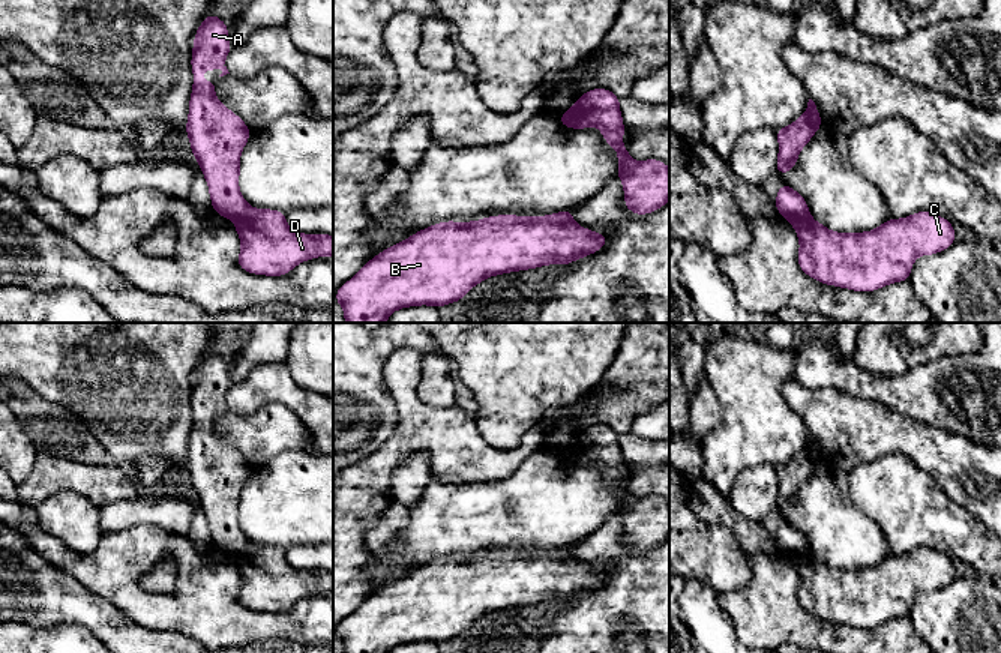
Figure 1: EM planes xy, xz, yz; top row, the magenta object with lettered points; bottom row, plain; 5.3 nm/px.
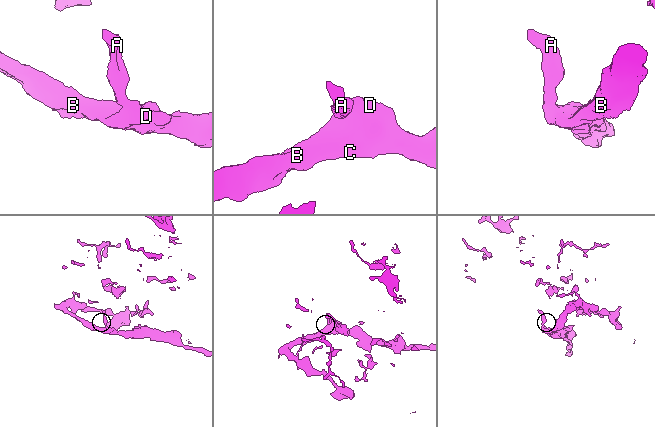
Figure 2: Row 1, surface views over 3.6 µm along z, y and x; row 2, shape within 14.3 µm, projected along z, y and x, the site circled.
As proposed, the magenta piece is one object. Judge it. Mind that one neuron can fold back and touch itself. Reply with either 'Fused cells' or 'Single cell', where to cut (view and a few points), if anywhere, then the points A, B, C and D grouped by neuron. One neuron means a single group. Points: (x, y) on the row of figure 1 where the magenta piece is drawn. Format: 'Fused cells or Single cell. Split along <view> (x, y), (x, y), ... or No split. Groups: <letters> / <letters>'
Fused cells. Split along xz (577, 102), (574, 120), (569, 126). Groups: A / B C D

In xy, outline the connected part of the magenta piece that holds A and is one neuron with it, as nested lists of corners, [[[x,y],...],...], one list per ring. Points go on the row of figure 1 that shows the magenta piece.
[[[213,12],[206,15],[204,21],[200,24],[192,48],[191,69],[192,69],[192,95],[189,99],[189,114],[185,132],[191,141],[191,152],[197,159],[201,173],[209,185],[209,194],[212,200],[212,209],[215,213],[236,219],[242,216],[248,209],[248,201],[243,200],[239,189],[240,176],[240,153],[251,138],[251,131],[246,123],[236,116],[231,110],[222,105],[215,96],[216,81],[201,81],[204,77],[203,69],[221,69],[224,77],[228,72],[227,66],[222,63],[231,51],[231,44],[228,38],[228,26],[218,18]]]

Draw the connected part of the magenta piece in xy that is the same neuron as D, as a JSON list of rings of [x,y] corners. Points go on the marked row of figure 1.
[[[249,207],[233,221],[242,240],[237,266],[248,273],[284,276],[302,261],[333,257],[333,236],[293,231],[284,212]]]

